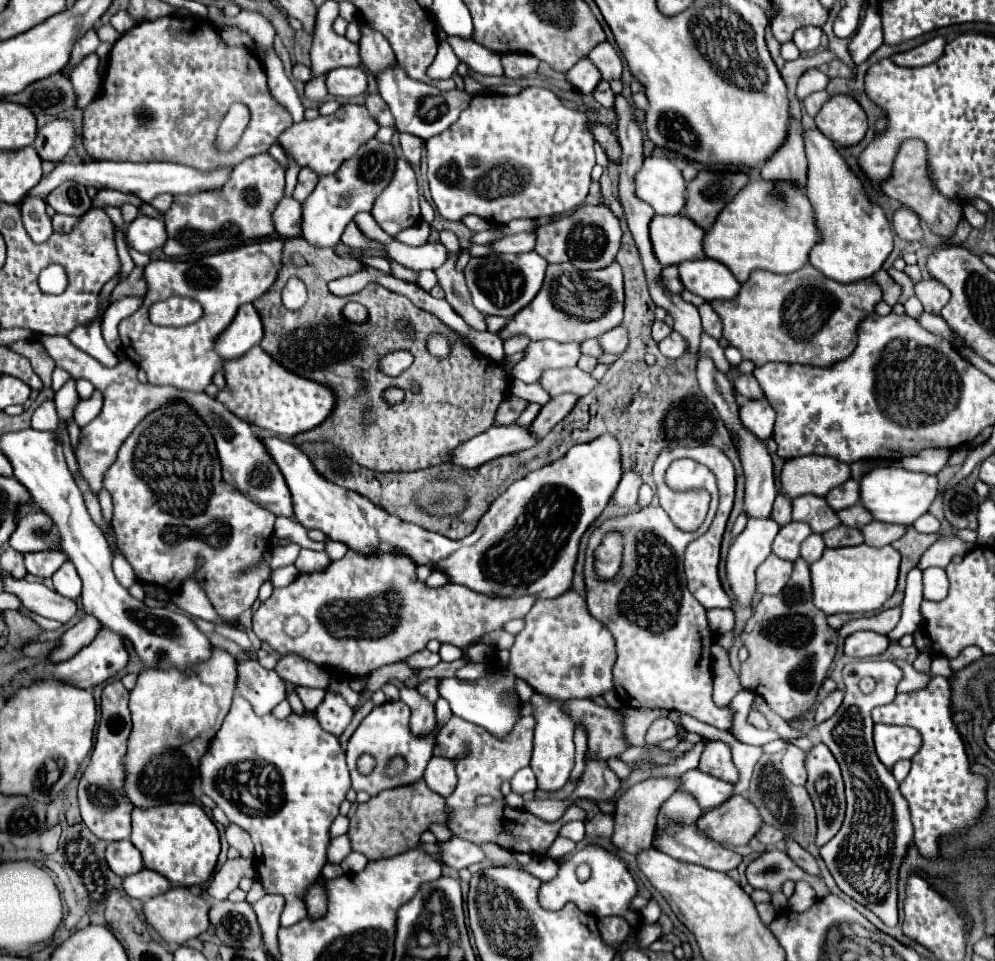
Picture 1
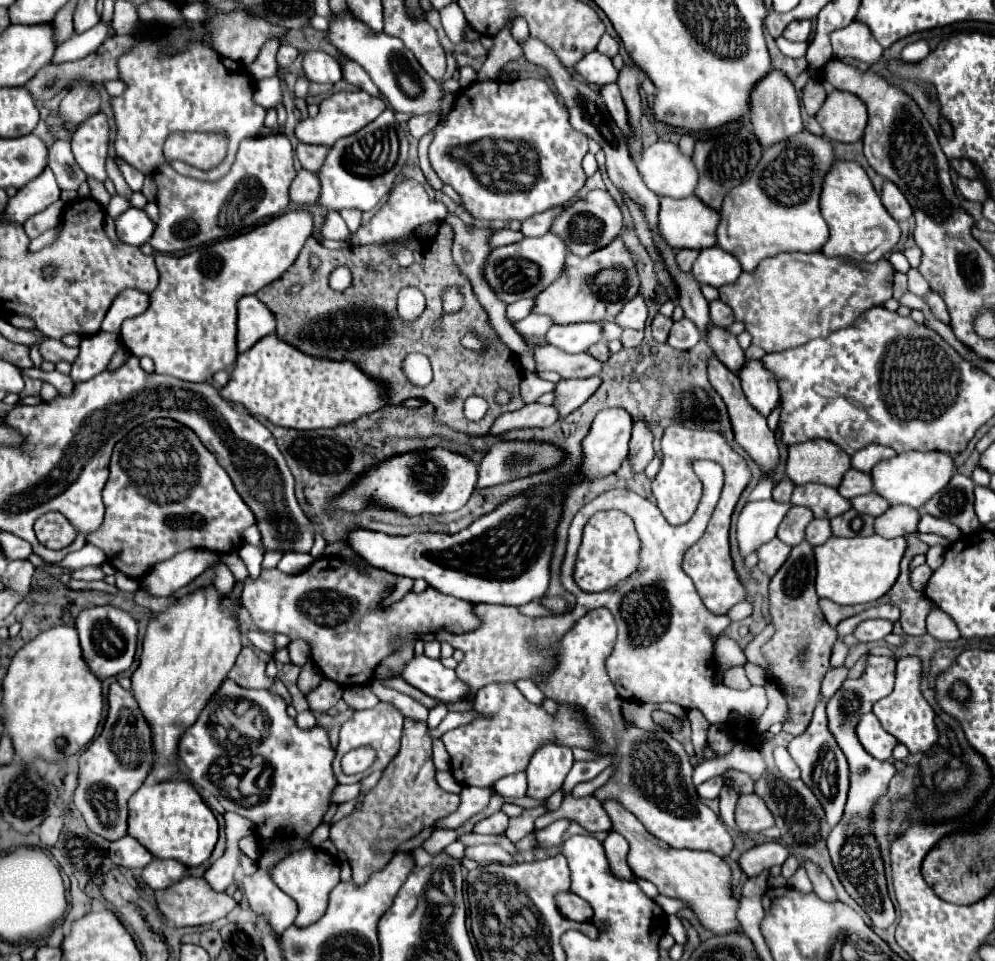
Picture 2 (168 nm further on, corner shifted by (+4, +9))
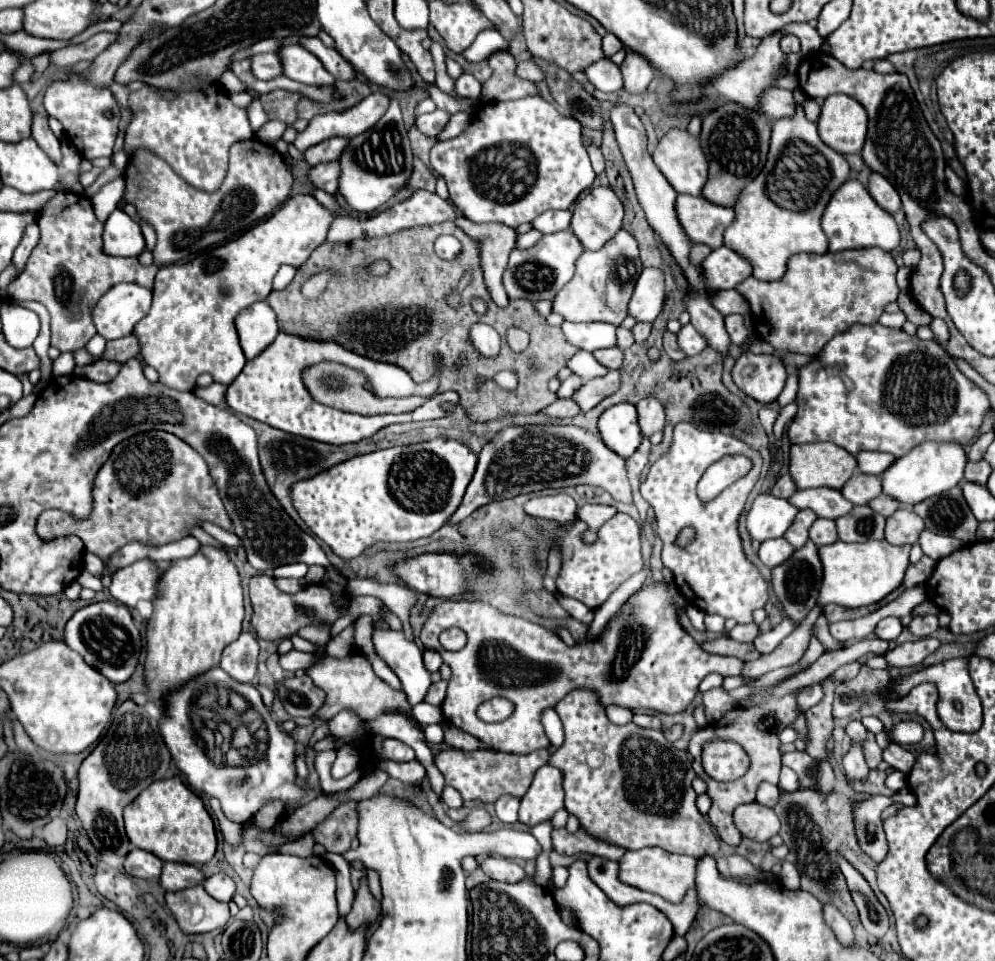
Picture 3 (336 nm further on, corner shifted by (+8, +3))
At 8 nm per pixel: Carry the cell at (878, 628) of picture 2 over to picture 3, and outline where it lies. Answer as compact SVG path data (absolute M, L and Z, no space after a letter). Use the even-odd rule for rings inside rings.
M883 618L875 628L875 636L889 642L889 640L895 640L901 634L901 630L903 630L903 626L901 626L899 618Z

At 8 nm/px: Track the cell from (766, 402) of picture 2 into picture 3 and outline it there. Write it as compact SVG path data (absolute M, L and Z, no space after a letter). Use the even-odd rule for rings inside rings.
M745 352L733 366L733 382L753 400L771 404L781 394L787 380L785 366L773 354Z

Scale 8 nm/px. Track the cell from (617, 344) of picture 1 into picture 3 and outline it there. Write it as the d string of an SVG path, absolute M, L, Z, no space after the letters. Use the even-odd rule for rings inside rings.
M645 268L637 280L627 314L633 316L637 322L653 322L661 312L663 298L665 298L663 272Z

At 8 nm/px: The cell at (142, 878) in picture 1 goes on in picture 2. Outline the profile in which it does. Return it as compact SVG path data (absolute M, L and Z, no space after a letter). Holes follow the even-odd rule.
M155 858L149 866L141 870L145 884L153 890L163 890L173 882L179 882L185 876L187 868L177 860L159 860Z

